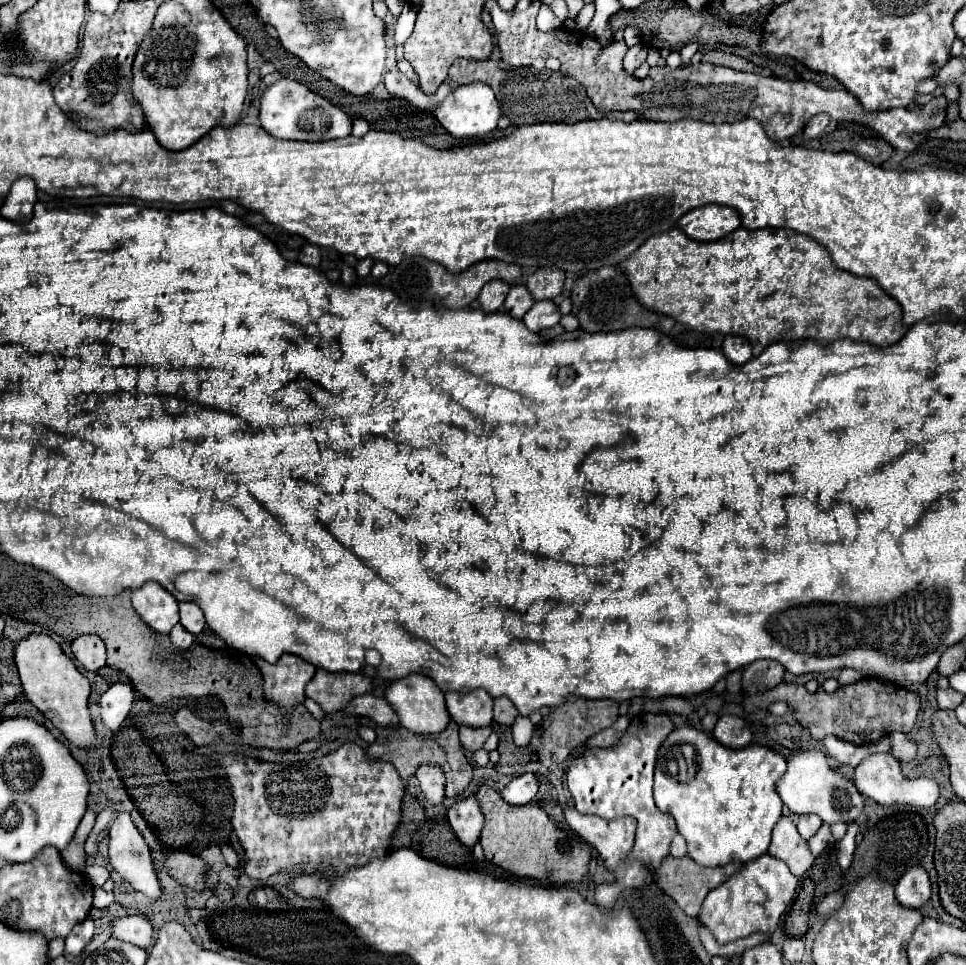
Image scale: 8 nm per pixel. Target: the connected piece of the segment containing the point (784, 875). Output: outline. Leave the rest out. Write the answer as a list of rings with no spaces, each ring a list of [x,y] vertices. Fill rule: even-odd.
[[[766,853],[746,863],[740,873],[732,875],[720,887],[712,889],[704,899],[696,921],[700,927],[706,927],[720,945],[726,945],[740,937],[748,937],[752,933],[772,935],[774,929],[780,925],[784,913],[788,911],[790,903],[794,901],[796,887],[798,879],[790,873],[788,865]]]

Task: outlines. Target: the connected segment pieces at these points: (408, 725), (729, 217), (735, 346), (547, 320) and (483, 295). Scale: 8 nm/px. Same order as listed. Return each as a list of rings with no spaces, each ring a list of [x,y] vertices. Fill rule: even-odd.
[[[410,673],[408,677],[402,677],[402,679],[392,681],[392,683],[384,689],[384,699],[390,703],[390,707],[392,707],[394,713],[398,715],[400,725],[402,725],[404,729],[410,729],[412,733],[418,733],[418,735],[440,733],[440,731],[450,723],[450,717],[448,717],[448,713],[446,713],[444,693],[442,693],[432,681],[428,681],[426,675]]]
[[[716,203],[698,207],[678,219],[678,227],[682,227],[690,239],[698,241],[722,239],[740,225],[740,215],[734,213],[734,209]]]
[[[726,335],[722,351],[736,365],[742,365],[744,361],[748,361],[752,357],[750,341],[746,337],[742,337],[742,335]]]
[[[536,301],[522,321],[530,331],[540,331],[540,327],[554,327],[560,323],[560,319],[550,315],[556,315],[556,305],[552,301]]]
[[[502,279],[488,281],[488,283],[482,287],[480,295],[478,295],[480,307],[482,307],[484,311],[488,311],[488,313],[490,313],[490,311],[498,311],[498,309],[502,307],[508,291],[510,291],[510,285],[508,285],[506,281],[502,281]]]

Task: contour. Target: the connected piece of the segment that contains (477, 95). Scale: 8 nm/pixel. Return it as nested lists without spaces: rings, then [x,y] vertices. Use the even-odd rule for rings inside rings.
[[[486,83],[458,85],[450,91],[450,95],[444,99],[444,103],[438,105],[436,119],[454,137],[484,137],[498,127],[500,105],[496,101],[494,91]]]

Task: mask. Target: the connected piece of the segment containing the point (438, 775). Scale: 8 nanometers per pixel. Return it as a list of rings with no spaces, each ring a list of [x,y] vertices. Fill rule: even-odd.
[[[420,765],[420,769],[416,771],[416,779],[420,783],[422,793],[426,795],[426,799],[432,805],[442,805],[446,795],[444,795],[444,773],[434,767],[434,765]]]

